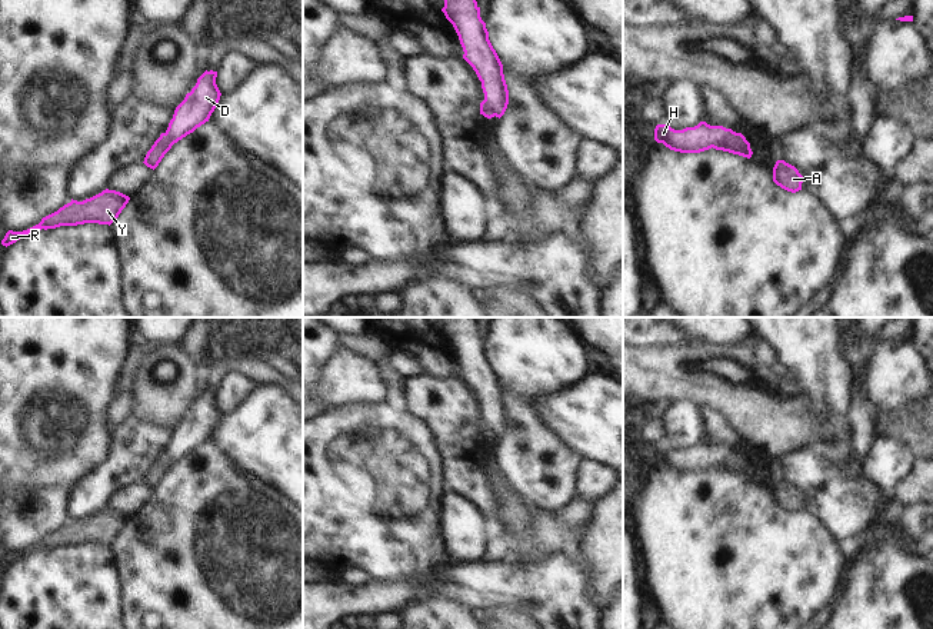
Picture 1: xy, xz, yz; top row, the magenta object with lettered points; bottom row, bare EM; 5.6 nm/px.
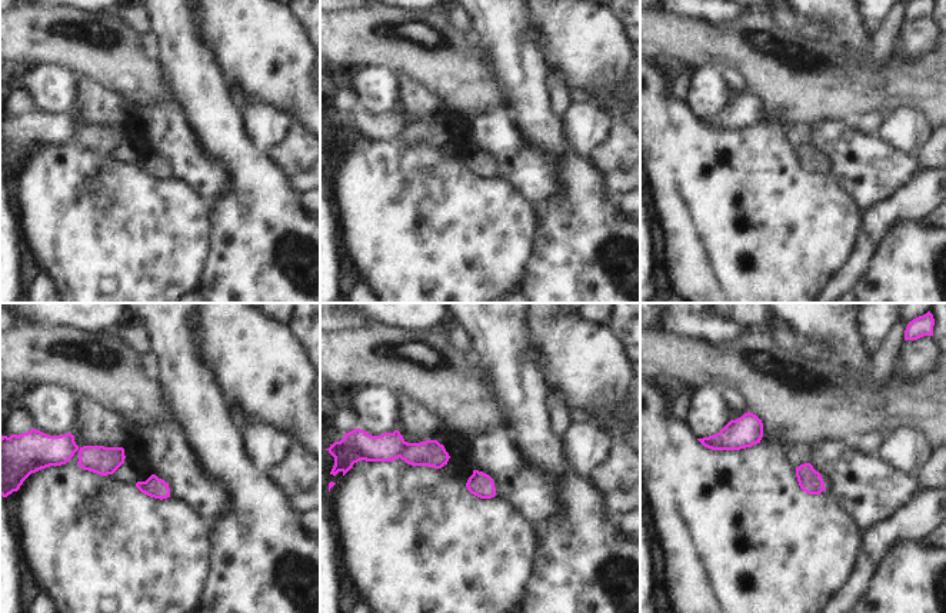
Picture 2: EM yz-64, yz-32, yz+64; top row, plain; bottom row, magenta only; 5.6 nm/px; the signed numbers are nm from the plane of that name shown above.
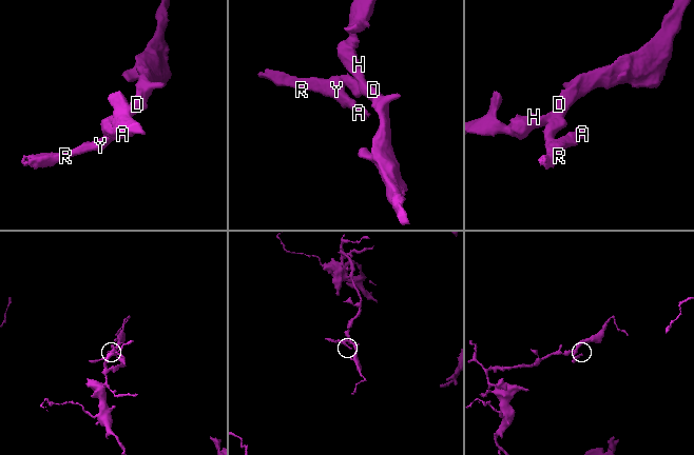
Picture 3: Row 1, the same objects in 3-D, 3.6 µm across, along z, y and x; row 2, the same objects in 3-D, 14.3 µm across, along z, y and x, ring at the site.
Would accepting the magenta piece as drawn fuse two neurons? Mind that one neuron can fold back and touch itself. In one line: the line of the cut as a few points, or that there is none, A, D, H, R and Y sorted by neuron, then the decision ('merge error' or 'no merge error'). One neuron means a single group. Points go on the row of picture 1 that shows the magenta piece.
yz (735, 132), (713, 147) | A R Y / D H | merge error

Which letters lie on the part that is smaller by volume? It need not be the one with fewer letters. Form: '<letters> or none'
A, R, Y

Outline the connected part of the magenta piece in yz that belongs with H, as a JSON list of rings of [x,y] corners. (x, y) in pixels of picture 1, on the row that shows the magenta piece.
[[[700,122],[694,127],[674,130],[669,124],[657,124],[654,140],[666,147],[680,153],[700,153],[709,150],[734,133],[723,126],[710,126]]]

